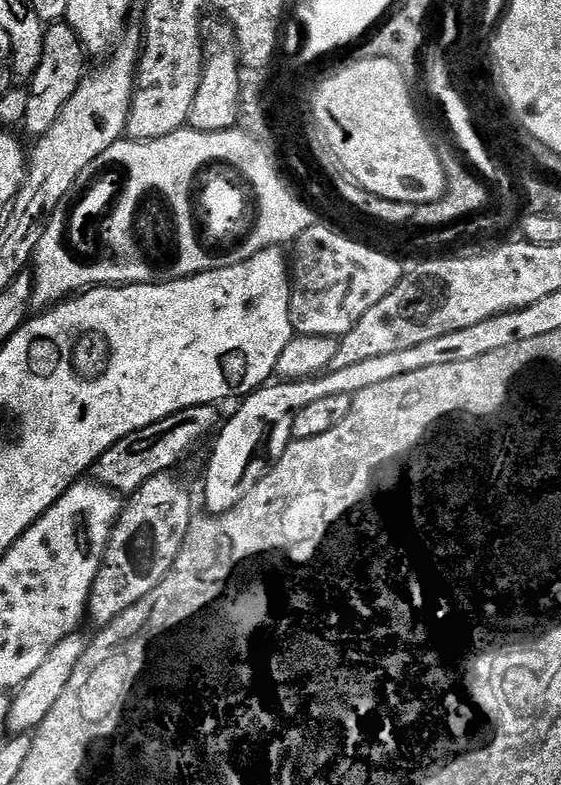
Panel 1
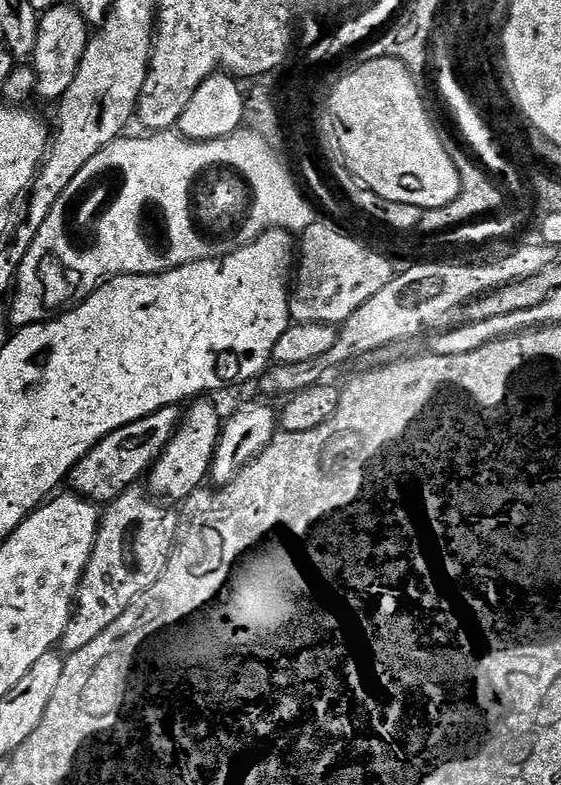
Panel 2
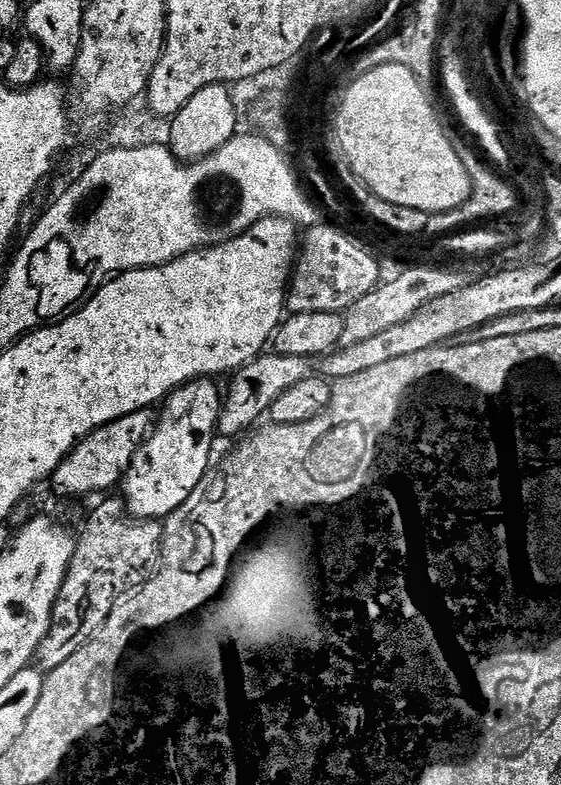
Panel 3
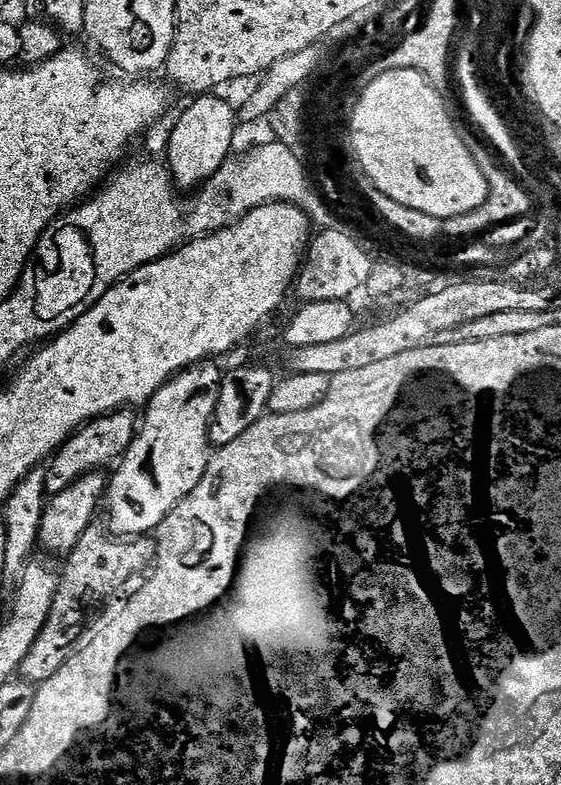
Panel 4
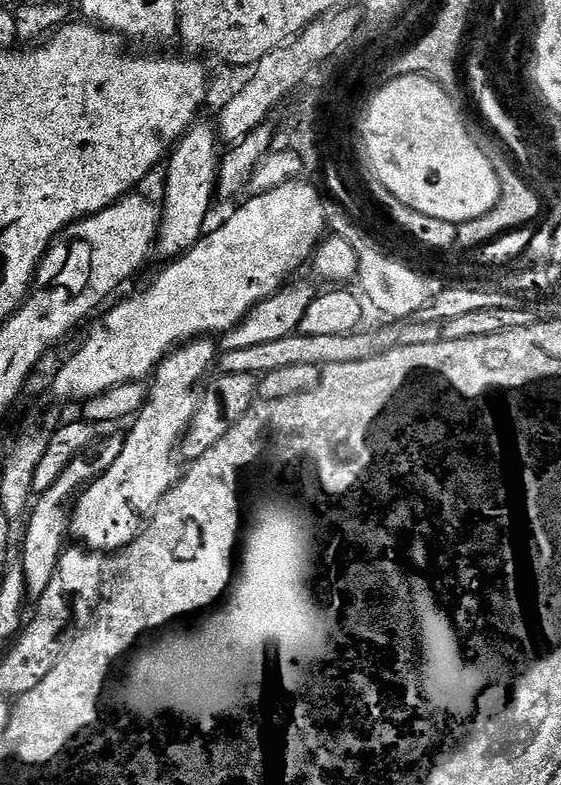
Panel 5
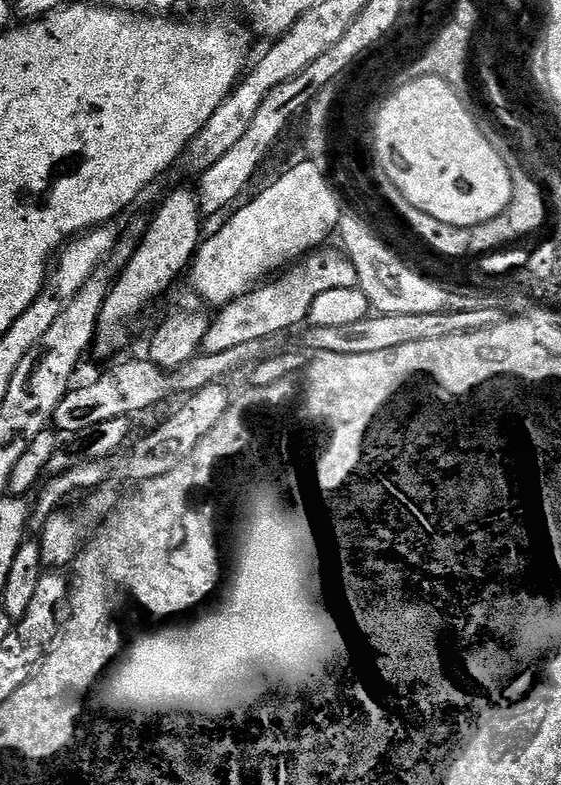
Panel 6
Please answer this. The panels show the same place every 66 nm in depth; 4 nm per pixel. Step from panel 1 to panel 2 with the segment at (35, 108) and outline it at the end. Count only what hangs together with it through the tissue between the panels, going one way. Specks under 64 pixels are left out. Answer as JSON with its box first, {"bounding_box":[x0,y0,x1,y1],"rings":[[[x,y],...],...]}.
{"bounding_box":[30,2,90,102],"rings":[[[62,2],[43,13],[39,22],[38,42],[30,61],[30,67],[36,71],[36,96],[58,102],[66,90],[70,90],[74,74],[78,74],[78,66],[82,66],[82,54],[86,54],[90,39],[90,25],[84,15],[68,2]]]}

